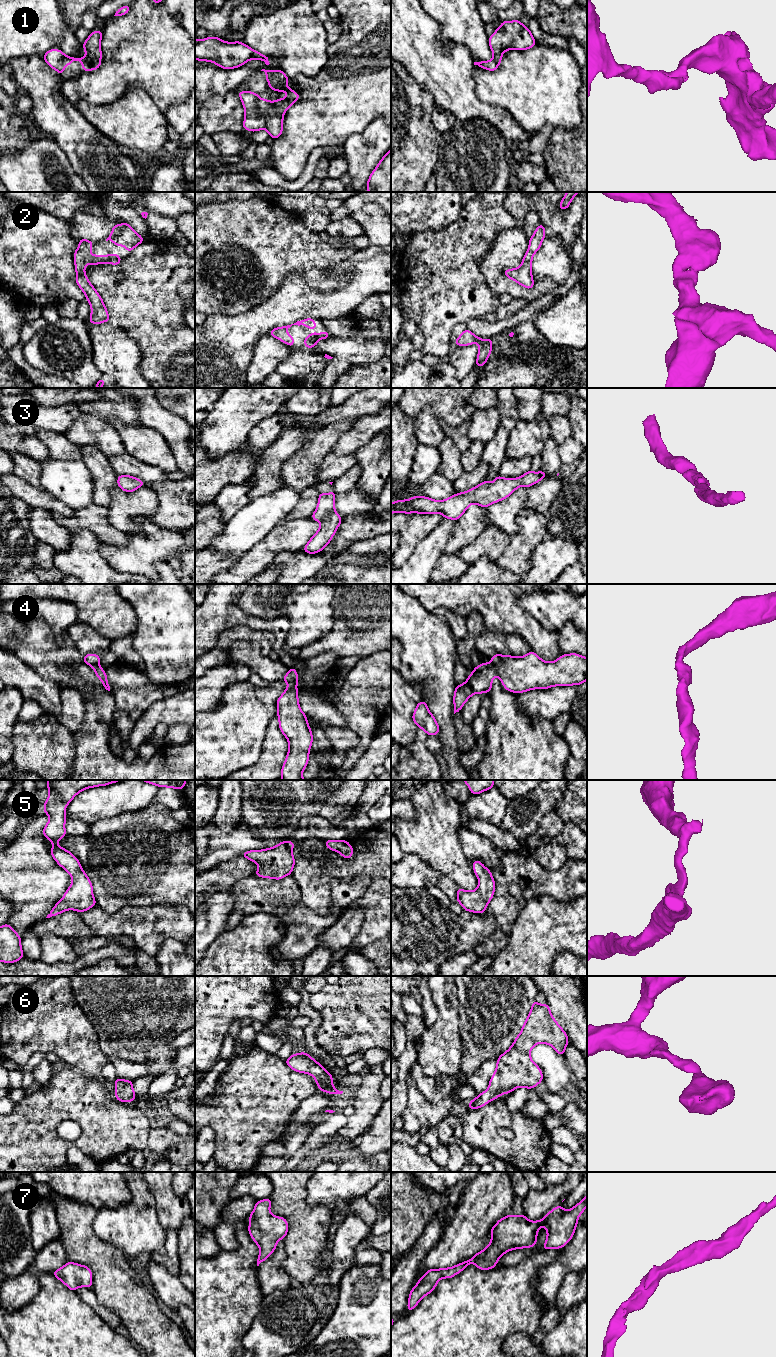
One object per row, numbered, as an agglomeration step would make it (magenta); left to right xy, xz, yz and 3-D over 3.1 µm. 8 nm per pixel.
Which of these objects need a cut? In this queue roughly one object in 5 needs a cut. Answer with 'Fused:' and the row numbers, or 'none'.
Fused: none

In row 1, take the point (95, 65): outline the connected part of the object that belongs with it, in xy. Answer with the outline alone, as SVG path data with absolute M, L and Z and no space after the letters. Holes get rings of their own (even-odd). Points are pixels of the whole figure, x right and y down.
M93 31L86 39L83 43L86 56L83 58L68 57L60 49L50 49L43 55L44 60L51 68L55 69L61 75L63 75L64 67L70 65L72 61L80 61L83 71L96 70L101 65L102 52L100 43L102 34L103 31Z

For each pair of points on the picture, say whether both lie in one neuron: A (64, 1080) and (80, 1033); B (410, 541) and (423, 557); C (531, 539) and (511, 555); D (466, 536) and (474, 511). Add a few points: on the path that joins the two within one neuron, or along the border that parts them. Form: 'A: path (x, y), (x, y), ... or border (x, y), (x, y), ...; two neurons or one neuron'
A: border (61, 1064), (74, 1068), (90, 1077); two neurons
B: border (431, 531), (401, 565); two neurons
C: path (526, 542), (516, 552); one neuron
D: path (466, 530), (474, 517); one neuron

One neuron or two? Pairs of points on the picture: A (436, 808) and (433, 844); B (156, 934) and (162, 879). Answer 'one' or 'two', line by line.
A: one
B: two

